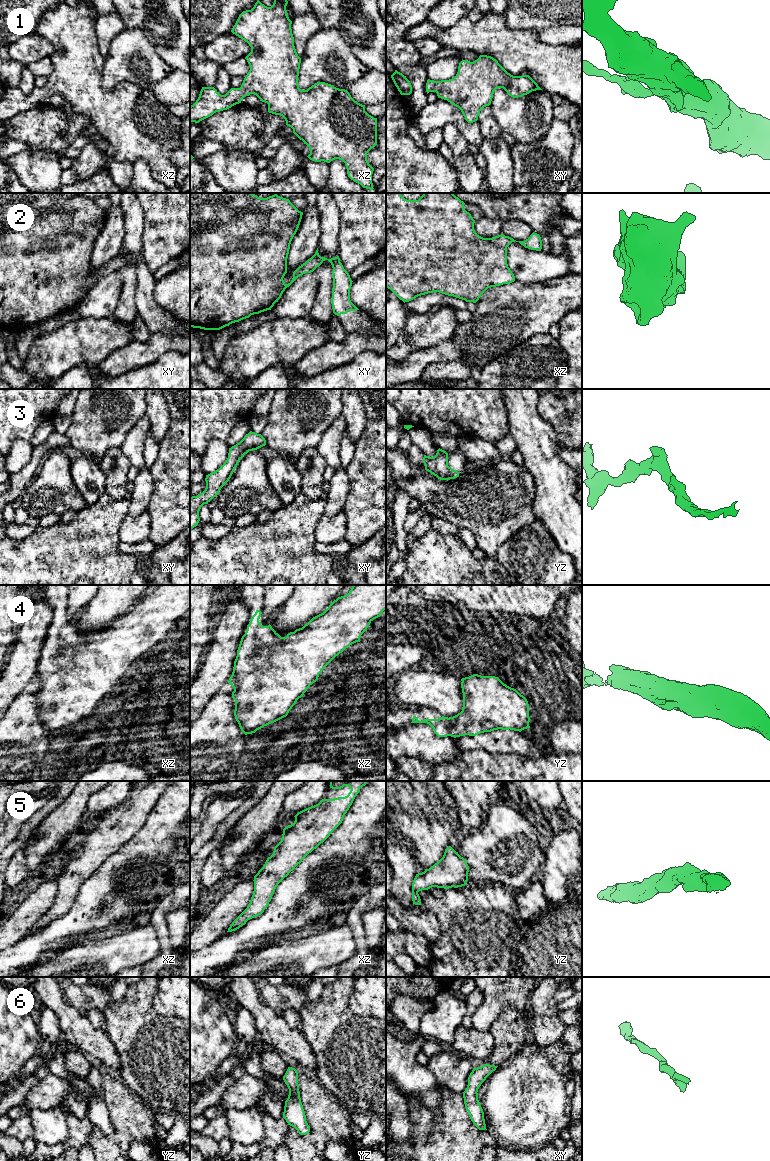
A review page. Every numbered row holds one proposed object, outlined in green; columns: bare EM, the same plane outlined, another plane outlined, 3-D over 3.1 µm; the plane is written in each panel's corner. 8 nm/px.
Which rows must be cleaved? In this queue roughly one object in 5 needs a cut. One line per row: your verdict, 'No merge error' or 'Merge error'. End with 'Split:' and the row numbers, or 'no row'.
1: No merge error
2: No merge error
3: No merge error
4: No merge error
5: No merge error
6: No merge error
Split: no row

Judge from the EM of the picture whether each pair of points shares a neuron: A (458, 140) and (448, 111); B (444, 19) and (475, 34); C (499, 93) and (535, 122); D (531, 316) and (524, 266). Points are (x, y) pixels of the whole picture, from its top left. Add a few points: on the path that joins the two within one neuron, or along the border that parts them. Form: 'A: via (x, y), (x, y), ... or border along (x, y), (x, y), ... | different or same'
A: border along (442, 127), (452, 123), (467, 141) | different
B: border along (462, 17), (444, 29), (440, 29), (430, 22) | different
C: via (508, 102), (526, 118) | same
D: border along (549, 279), (543, 282), (521, 283), (515, 281) | different

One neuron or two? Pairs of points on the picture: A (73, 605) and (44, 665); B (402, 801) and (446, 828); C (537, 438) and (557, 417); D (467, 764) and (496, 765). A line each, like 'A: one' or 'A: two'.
A: two
B: one
C: two
D: one

